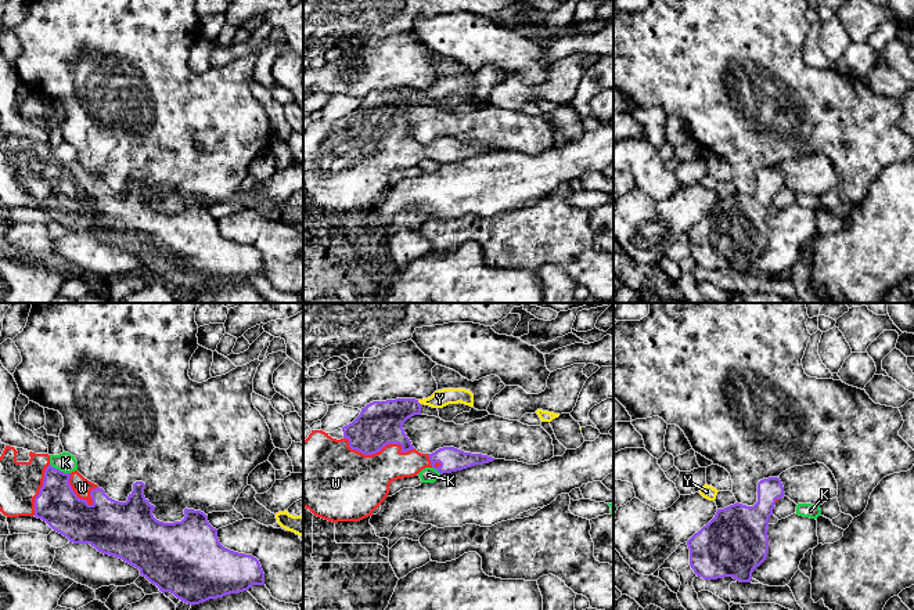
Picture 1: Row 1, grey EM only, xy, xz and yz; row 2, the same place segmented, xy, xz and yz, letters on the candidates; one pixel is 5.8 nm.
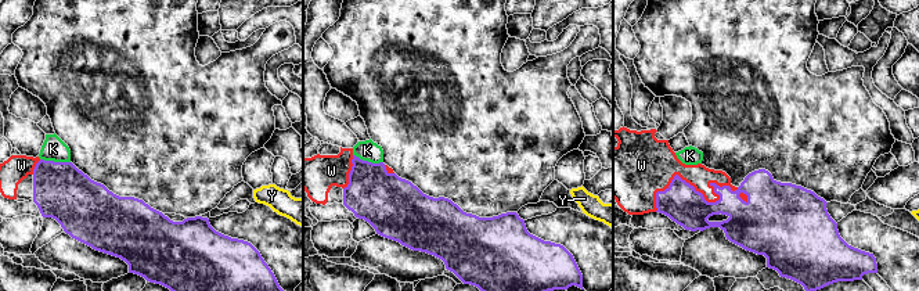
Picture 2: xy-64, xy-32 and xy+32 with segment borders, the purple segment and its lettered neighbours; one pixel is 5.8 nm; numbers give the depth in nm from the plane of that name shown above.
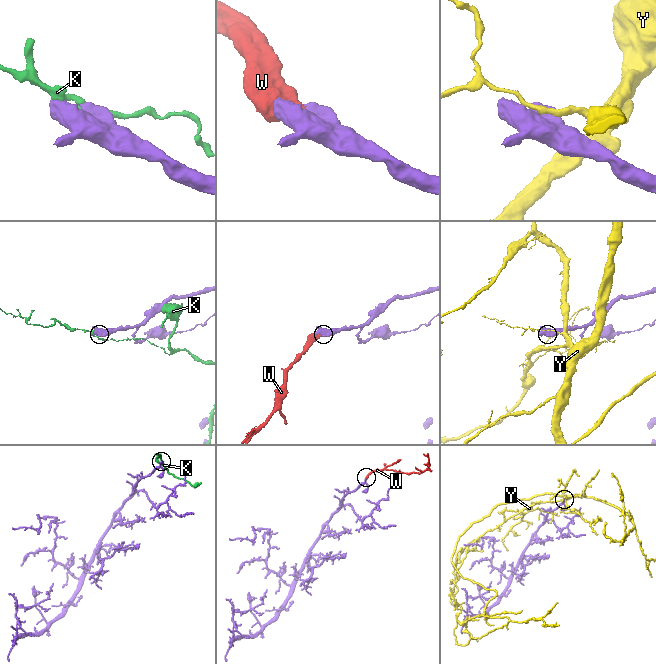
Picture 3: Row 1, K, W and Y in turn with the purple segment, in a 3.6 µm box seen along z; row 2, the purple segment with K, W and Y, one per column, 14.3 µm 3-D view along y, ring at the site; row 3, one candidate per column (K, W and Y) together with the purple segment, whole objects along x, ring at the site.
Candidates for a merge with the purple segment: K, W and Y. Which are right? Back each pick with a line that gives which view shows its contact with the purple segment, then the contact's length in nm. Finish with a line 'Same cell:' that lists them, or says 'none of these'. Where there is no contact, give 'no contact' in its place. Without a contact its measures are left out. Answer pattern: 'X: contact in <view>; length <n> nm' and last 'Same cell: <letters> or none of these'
W: contact in xz; length 420 nm
Same cell: W

